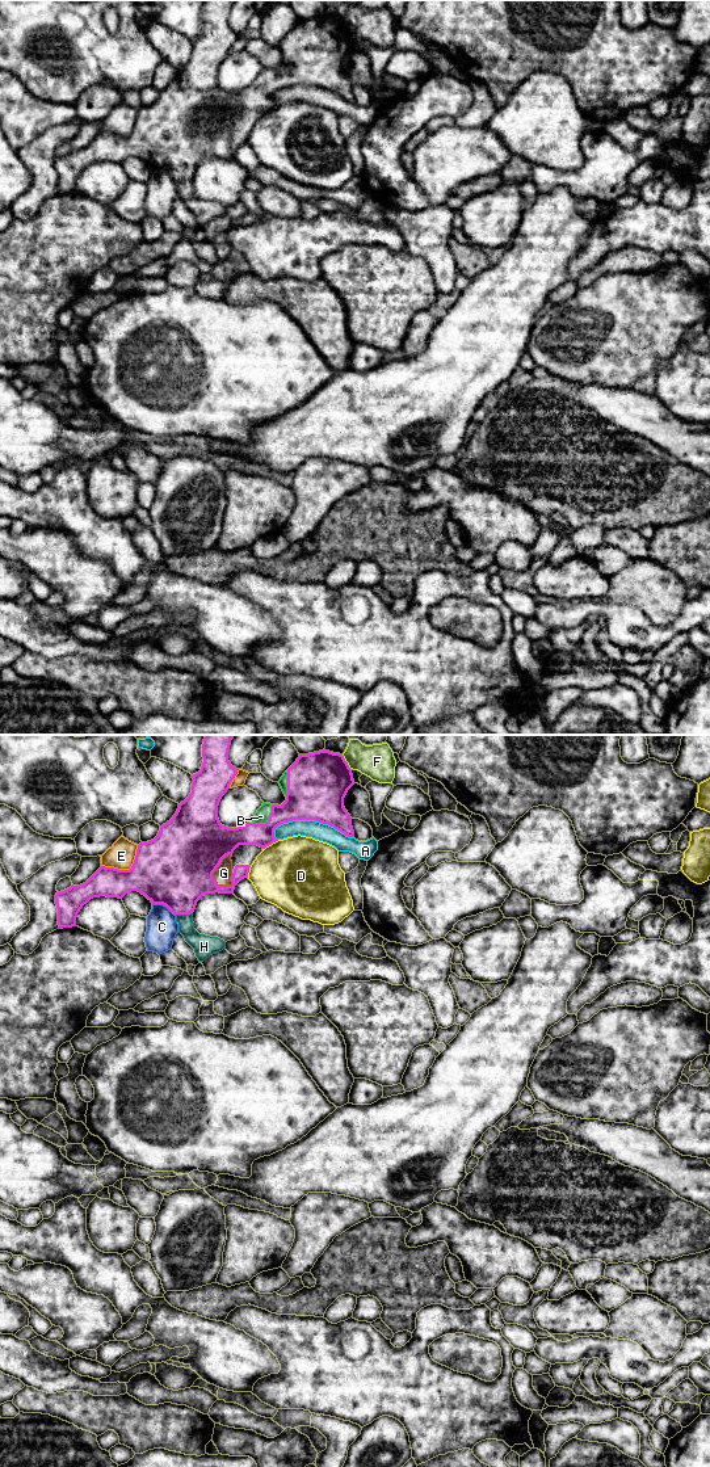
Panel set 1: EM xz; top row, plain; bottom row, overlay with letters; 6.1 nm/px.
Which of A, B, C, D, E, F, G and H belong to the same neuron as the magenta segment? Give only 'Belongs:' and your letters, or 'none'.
Belongs: B, G, H

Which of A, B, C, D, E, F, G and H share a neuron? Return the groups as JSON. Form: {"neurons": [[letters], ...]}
{"neurons": [["A"], ["B", "G", "H"], ["C"], ["D"], ["E"], ["F"]]}

